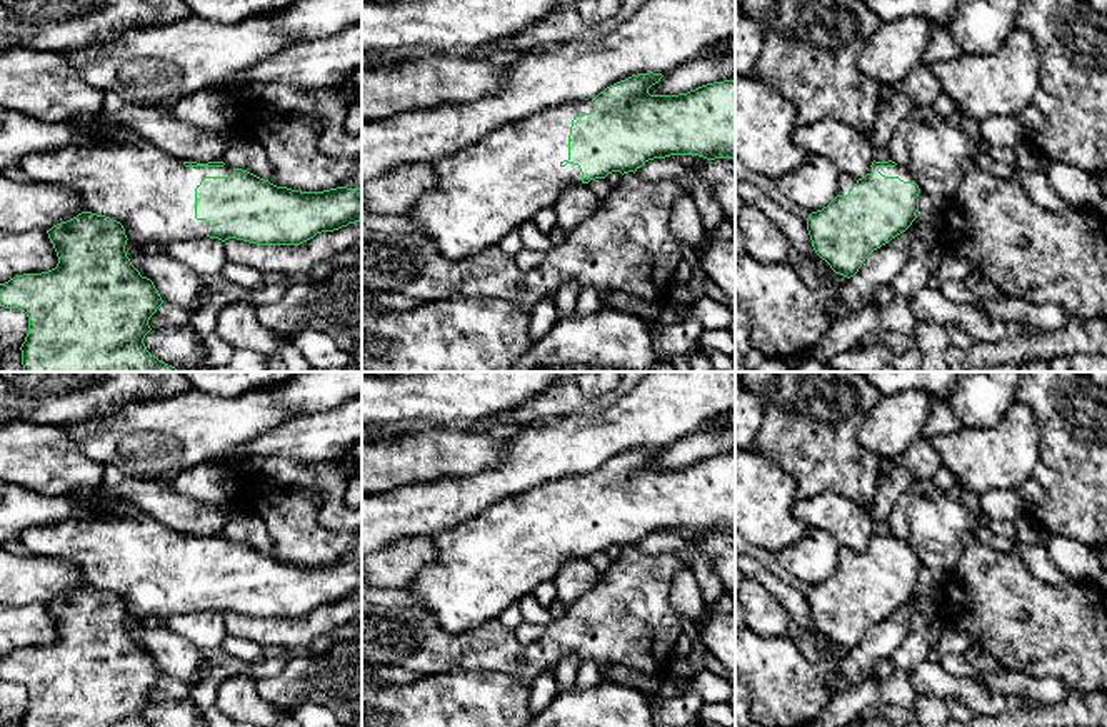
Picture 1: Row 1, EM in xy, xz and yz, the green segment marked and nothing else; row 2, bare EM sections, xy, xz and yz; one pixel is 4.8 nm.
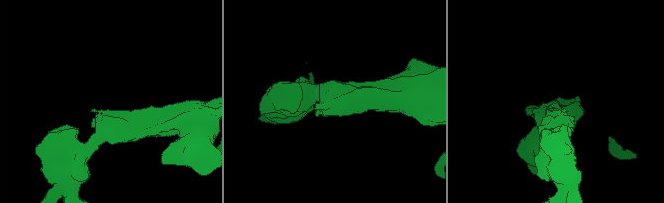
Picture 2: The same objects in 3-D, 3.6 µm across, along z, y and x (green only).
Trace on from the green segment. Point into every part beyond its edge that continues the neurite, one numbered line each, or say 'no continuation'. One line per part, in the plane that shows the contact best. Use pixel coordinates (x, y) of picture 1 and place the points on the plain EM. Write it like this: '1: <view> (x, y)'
1: xz (487, 562)

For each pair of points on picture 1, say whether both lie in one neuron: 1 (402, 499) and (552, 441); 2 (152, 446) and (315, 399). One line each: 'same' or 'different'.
1: same
2: same

